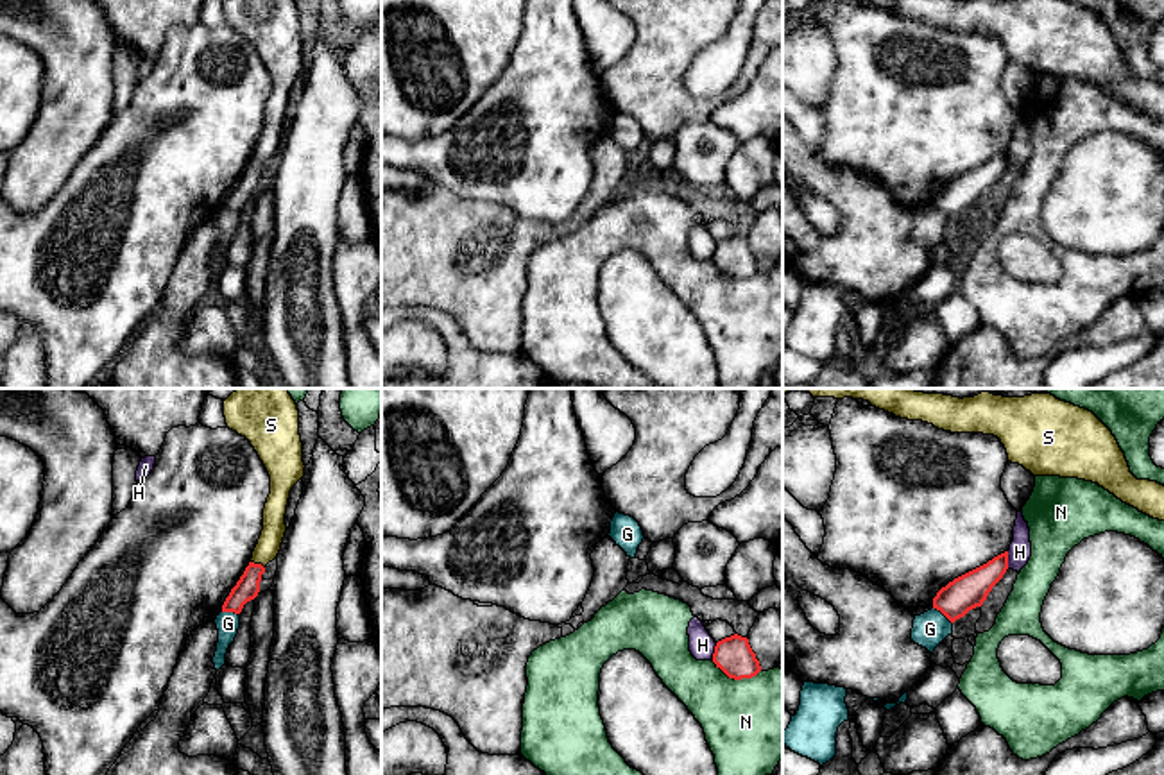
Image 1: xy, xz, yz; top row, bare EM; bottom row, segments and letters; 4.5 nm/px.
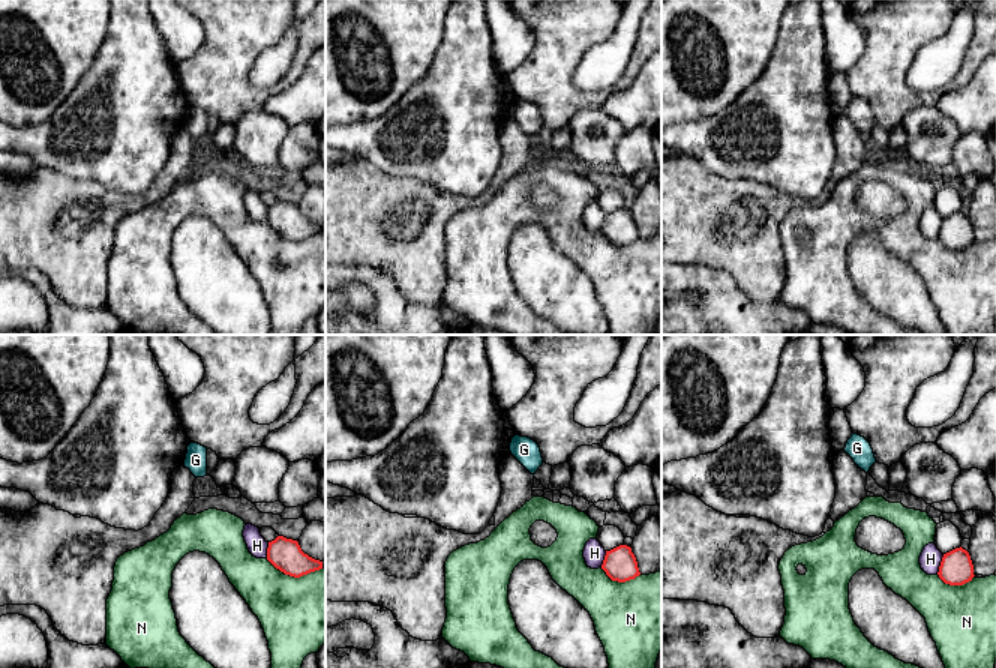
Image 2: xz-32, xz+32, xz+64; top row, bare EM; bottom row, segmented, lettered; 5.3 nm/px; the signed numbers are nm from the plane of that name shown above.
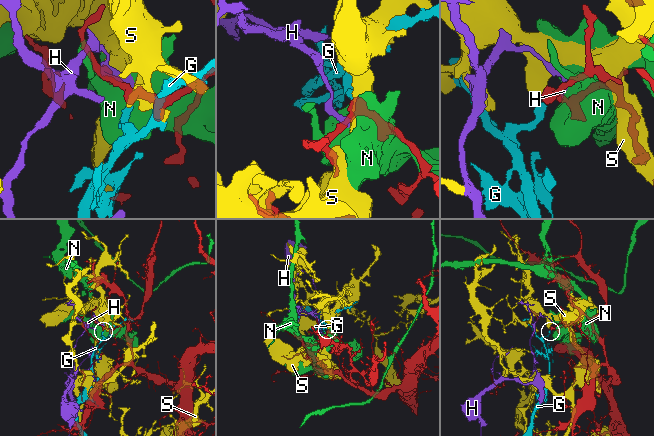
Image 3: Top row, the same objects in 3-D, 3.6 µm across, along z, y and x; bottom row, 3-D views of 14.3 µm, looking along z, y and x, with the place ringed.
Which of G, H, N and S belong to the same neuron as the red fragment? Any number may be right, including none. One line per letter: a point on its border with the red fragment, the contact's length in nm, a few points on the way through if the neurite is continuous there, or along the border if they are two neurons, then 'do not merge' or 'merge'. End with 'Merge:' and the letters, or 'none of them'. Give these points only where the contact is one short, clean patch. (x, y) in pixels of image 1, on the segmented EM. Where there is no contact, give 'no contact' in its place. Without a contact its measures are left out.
G: meets red in yz at (942, 613); contact 120 nm long; border along yz (933, 607), (951, 623); do not merge
H: meets red in xz at (715, 652); contact 80 nm long; do not merge
N: meets red in xz at (736, 679); contact 220 nm long; do not merge
S: meets red in xy at (258, 564); contact 70 nm long; do not merge
Merge: none of them

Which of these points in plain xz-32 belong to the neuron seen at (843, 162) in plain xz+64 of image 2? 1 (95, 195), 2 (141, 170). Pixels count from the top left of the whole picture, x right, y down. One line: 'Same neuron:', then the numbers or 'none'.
Same neuron: 1

